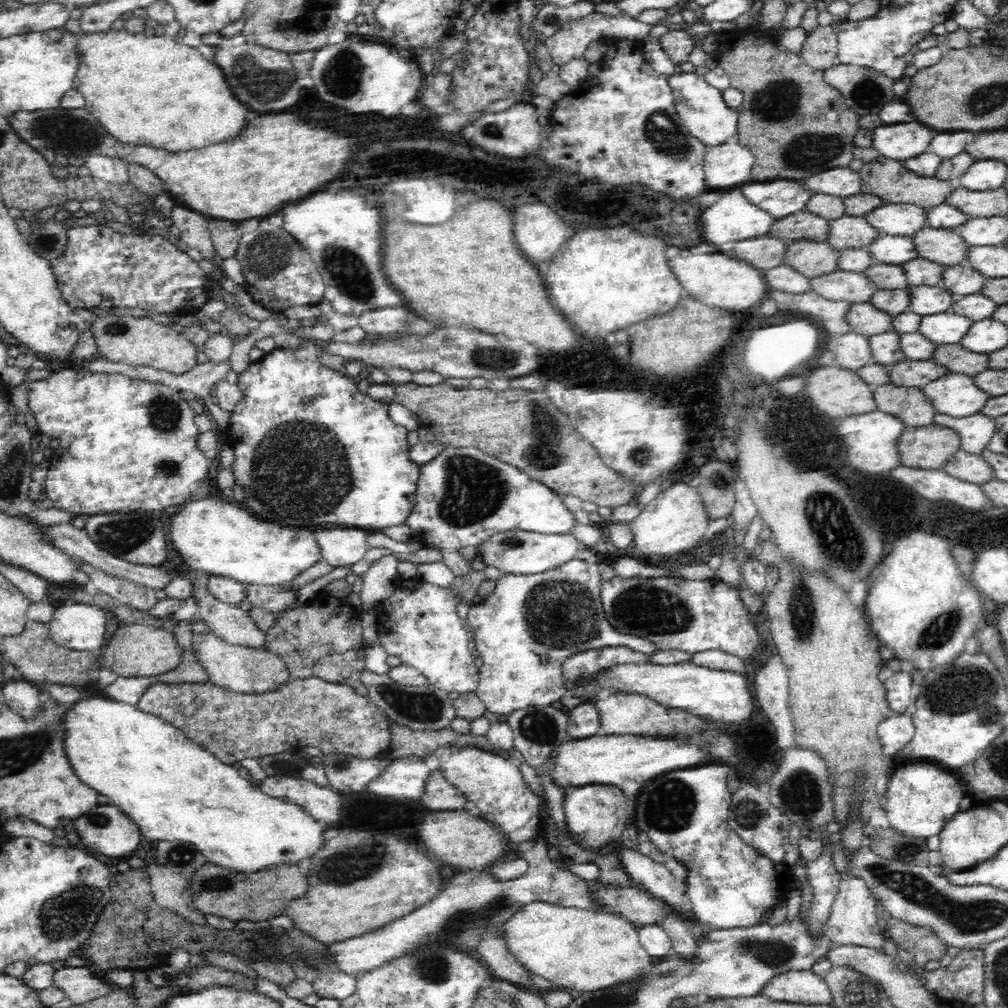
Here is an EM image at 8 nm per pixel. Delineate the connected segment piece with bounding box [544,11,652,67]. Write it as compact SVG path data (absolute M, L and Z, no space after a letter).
M594 11L584 18L570 22L568 26L560 28L554 36L544 39L544 45L549 50L552 59L554 59L554 64L561 67L572 59L582 56L588 44L593 40L598 40L599 38L607 36L608 38L618 38L625 42L641 43L642 39L649 34L651 28L652 26L650 24L644 24L626 15L620 16L620 14L618 14L618 16L608 16L608 14L604 14L604 12Z

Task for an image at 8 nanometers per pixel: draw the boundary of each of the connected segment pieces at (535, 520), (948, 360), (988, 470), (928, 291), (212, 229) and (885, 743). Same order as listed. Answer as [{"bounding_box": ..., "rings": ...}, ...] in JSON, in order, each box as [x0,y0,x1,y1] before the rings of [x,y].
[{"bounding_box":[408,447,576,576],"rings":[[[445,447],[438,456],[422,465],[416,488],[416,504],[408,516],[408,526],[415,536],[415,545],[442,550],[442,561],[454,574],[464,576],[472,571],[472,563],[460,554],[460,548],[480,546],[494,531],[526,529],[547,535],[566,535],[576,526],[574,513],[566,507],[561,495],[540,481],[532,480],[522,469],[498,460],[476,447]]]},{"bounding_box":[932,343,990,376],"rings":[[[962,343],[938,345],[932,354],[932,361],[947,366],[952,373],[964,373],[970,376],[980,374],[990,368],[989,353],[972,352]]]},{"bounding_box":[943,451,994,484],"rings":[[[958,451],[943,468],[946,473],[974,484],[986,484],[994,479],[994,467],[982,453]]]},{"bounding_box":[908,286,958,316],"rings":[[[908,286],[910,289],[910,308],[922,315],[930,316],[948,312],[958,300],[958,296],[944,286]]]},{"bounding_box":[207,218,239,258],"rings":[[[208,218],[207,231],[210,233],[215,252],[222,258],[234,258],[239,246],[238,223],[224,219]]]},{"bounding_box":[877,712,915,757],"rings":[[[891,712],[877,724],[877,735],[882,744],[882,755],[893,757],[912,740],[915,733],[913,717]]]}]

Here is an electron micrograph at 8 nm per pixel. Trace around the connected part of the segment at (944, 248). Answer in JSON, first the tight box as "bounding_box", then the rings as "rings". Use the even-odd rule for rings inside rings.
{"bounding_box":[912,227,973,267],"rings":[[[926,227],[912,239],[918,247],[918,257],[947,267],[967,264],[970,248],[973,248],[958,229]]]}

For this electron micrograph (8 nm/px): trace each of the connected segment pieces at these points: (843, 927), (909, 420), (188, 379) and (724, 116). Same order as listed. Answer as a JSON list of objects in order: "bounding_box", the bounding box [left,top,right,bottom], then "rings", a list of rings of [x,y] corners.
[{"bounding_box":[826,873,886,947],"rings":[[[842,873],[839,880],[836,901],[831,906],[826,923],[826,934],[834,939],[834,944],[860,945],[865,947],[882,947],[886,936],[878,926],[876,912],[877,899],[867,887],[866,881],[854,873]]]},{"bounding_box":[874,383,936,426],"rings":[[[892,383],[874,389],[876,406],[882,412],[900,417],[908,426],[934,424],[936,407],[922,387],[903,387]]]},{"bounding_box":[80,355,232,429],"rings":[[[99,355],[94,356],[94,358],[90,360],[83,360],[80,362],[80,366],[90,372],[122,373],[122,375],[134,377],[134,379],[150,381],[156,384],[165,384],[179,391],[188,390],[188,392],[195,394],[196,398],[203,403],[216,429],[227,428],[229,426],[232,415],[231,412],[223,411],[214,397],[214,386],[217,382],[220,382],[220,380],[224,380],[226,374],[232,370],[229,359],[220,362],[209,360],[202,364],[196,364],[190,372],[186,372],[186,374],[182,374],[182,376],[176,376],[175,374],[170,374],[164,370],[158,370],[157,368],[149,366],[136,366],[127,362],[108,360]]]},{"bounding_box":[668,73,740,147],"rings":[[[674,73],[668,76],[668,82],[672,87],[676,112],[689,134],[700,140],[706,147],[718,147],[737,139],[740,116],[738,109],[726,104],[722,91],[708,84],[704,75]]]}]

